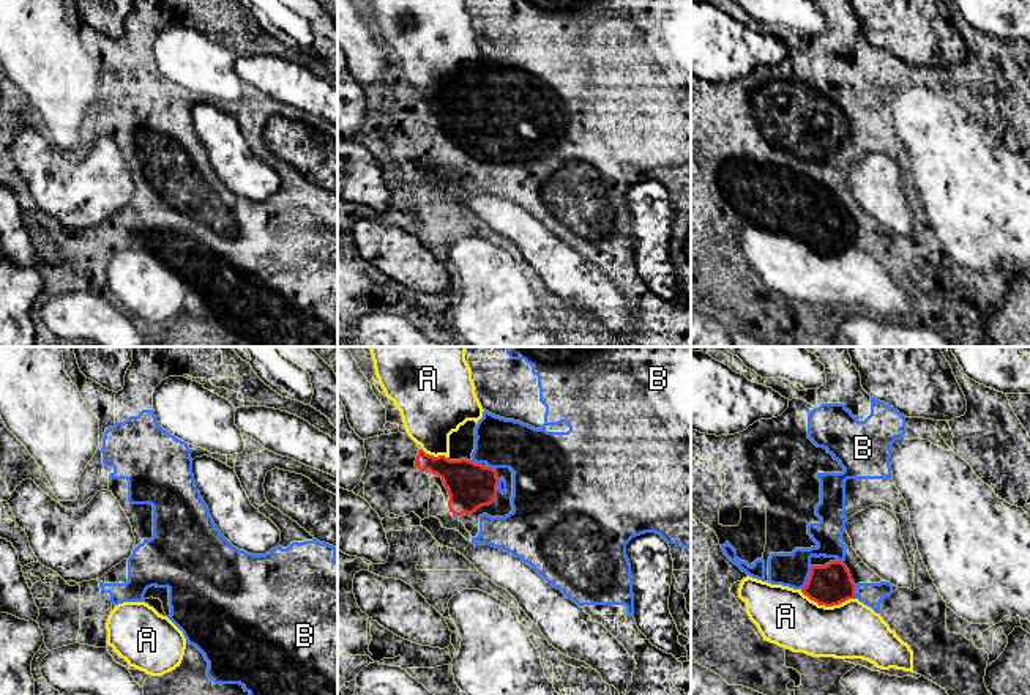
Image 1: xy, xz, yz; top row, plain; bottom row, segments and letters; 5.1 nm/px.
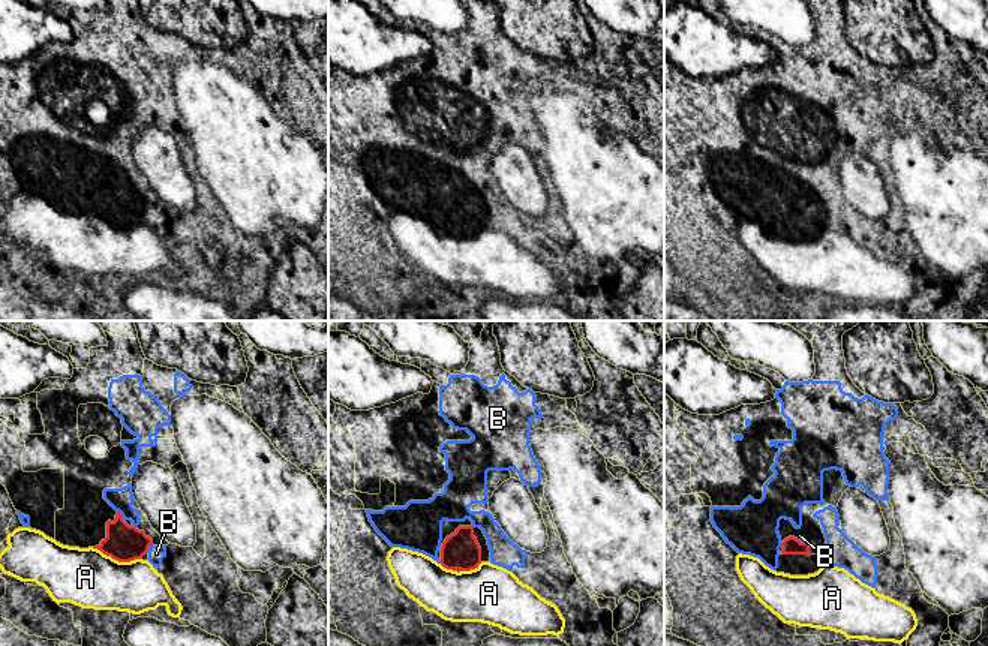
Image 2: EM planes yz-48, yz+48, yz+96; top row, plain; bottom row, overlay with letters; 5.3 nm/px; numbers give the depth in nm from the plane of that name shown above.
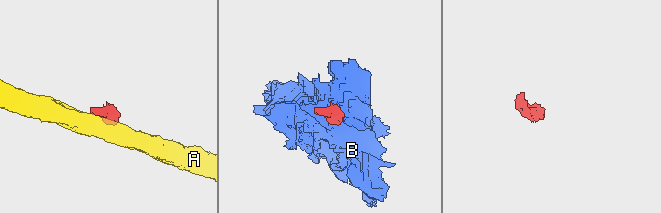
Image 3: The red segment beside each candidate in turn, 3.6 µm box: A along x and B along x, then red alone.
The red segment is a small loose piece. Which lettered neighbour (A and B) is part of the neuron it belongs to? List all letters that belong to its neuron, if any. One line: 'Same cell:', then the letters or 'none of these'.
Same cell: B

